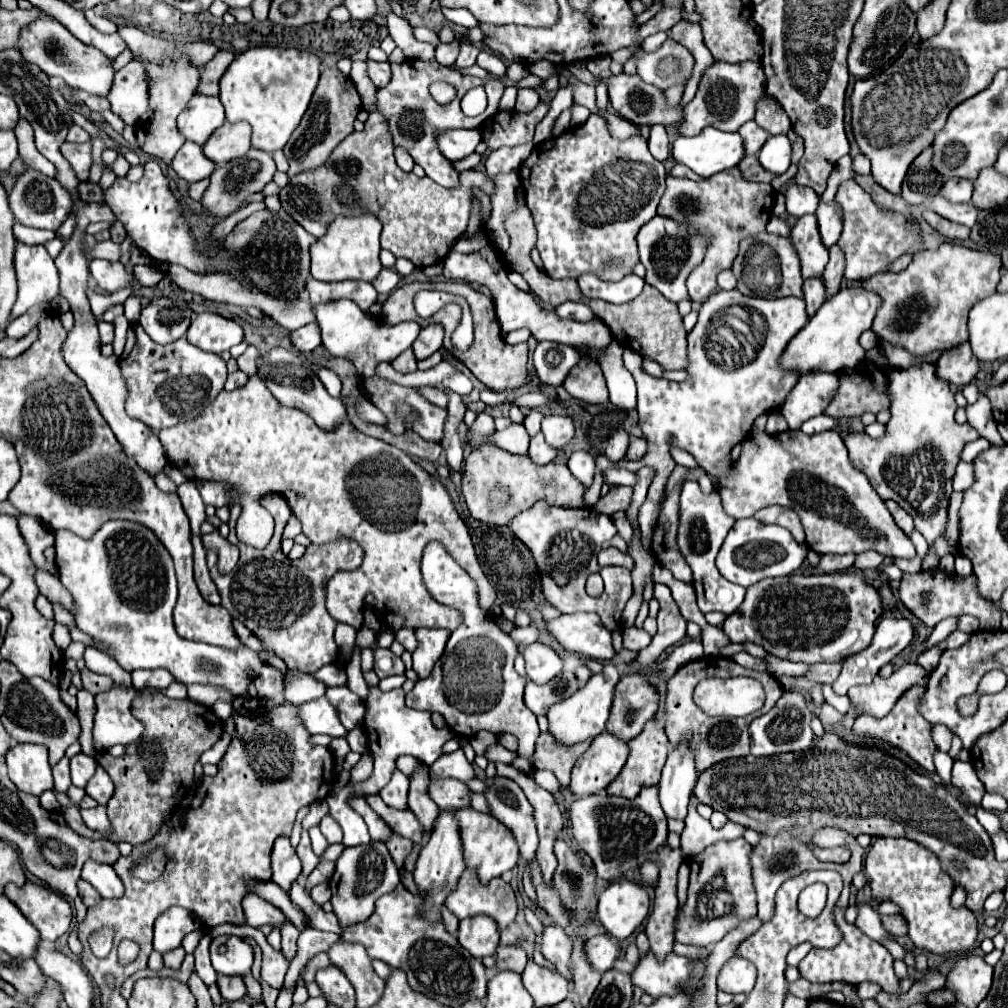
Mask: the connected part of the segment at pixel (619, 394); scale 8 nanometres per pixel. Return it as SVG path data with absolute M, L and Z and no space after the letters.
M613 340L605 354L597 356L597 362L605 374L607 388L609 388L609 400L625 410L633 410L637 406L637 392L635 392L635 380L631 372L623 364L623 352L625 348Z

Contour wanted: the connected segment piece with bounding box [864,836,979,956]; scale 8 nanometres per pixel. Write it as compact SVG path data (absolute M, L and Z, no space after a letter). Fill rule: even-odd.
M877 836L867 850L864 871L873 900L893 902L901 908L901 916L909 926L907 936L917 948L947 956L951 952L967 952L977 944L977 918L967 906L953 908L953 882L949 874L943 872L939 858L931 850L907 838Z

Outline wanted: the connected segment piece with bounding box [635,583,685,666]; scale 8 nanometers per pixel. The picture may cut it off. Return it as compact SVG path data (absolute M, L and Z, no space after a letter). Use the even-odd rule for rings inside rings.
M654 583L653 596L661 602L659 614L657 614L657 634L653 636L651 644L641 650L636 661L641 666L648 666L657 661L665 648L679 644L685 638L685 618L681 616L671 590L661 583Z

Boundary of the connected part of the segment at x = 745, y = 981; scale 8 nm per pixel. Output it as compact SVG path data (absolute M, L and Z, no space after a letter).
M731 958L723 964L719 976L717 976L717 986L719 990L727 994L739 994L739 992L751 992L755 986L755 966L743 958Z

